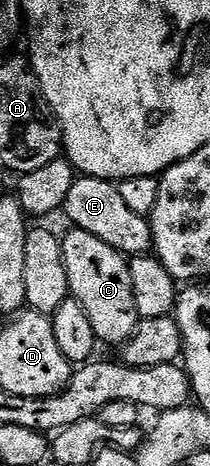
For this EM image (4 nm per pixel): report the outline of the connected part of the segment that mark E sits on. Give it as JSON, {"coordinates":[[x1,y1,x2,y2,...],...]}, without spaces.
{"coordinates":[[74,178,71,193,67,193,67,201,63,215,73,222,78,231,91,233,91,237,99,237,103,245,111,245,121,255,136,257,148,255,153,251,153,230,146,216,134,213,119,197,117,183,108,179]]}

